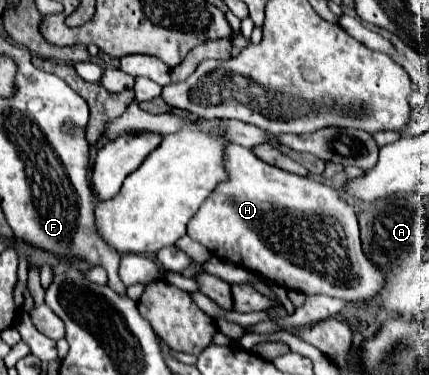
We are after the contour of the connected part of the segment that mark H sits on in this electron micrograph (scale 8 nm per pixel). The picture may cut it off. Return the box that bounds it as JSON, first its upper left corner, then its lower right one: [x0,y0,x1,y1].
[188,143,384,301]

